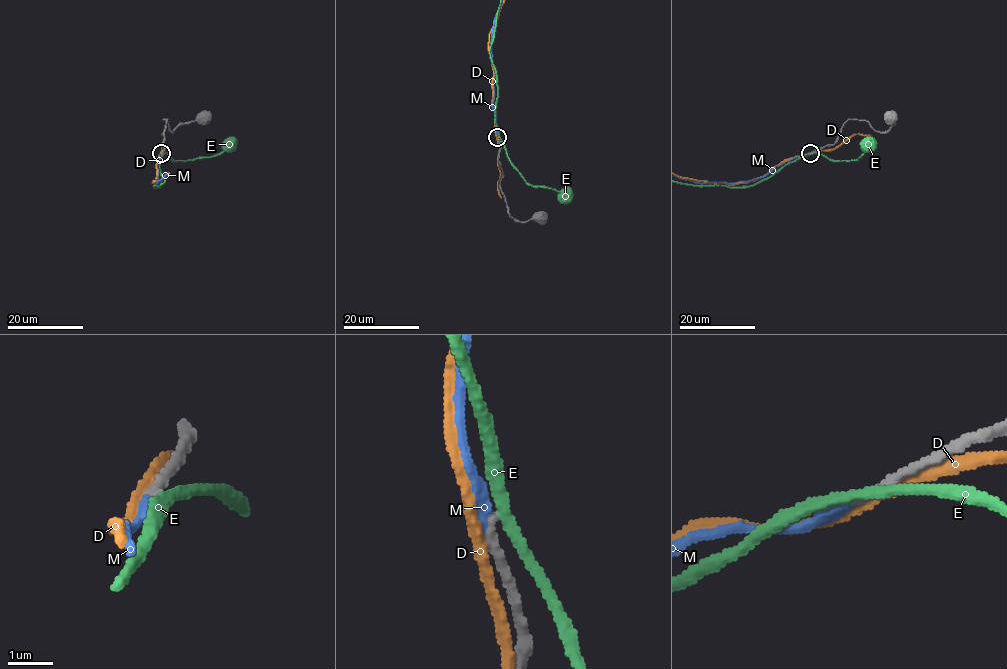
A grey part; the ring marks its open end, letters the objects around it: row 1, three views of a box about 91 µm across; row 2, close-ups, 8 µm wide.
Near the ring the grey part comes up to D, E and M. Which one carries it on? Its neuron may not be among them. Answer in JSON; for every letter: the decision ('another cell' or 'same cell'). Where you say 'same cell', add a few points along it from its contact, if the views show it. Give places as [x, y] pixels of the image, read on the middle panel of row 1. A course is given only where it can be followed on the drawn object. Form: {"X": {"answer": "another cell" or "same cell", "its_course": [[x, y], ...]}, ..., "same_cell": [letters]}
{"D": {"answer": "another cell"}, "E": {"answer": "another cell"}, "M": {"answer": "same cell"}, "same_cell": ["M"]}

